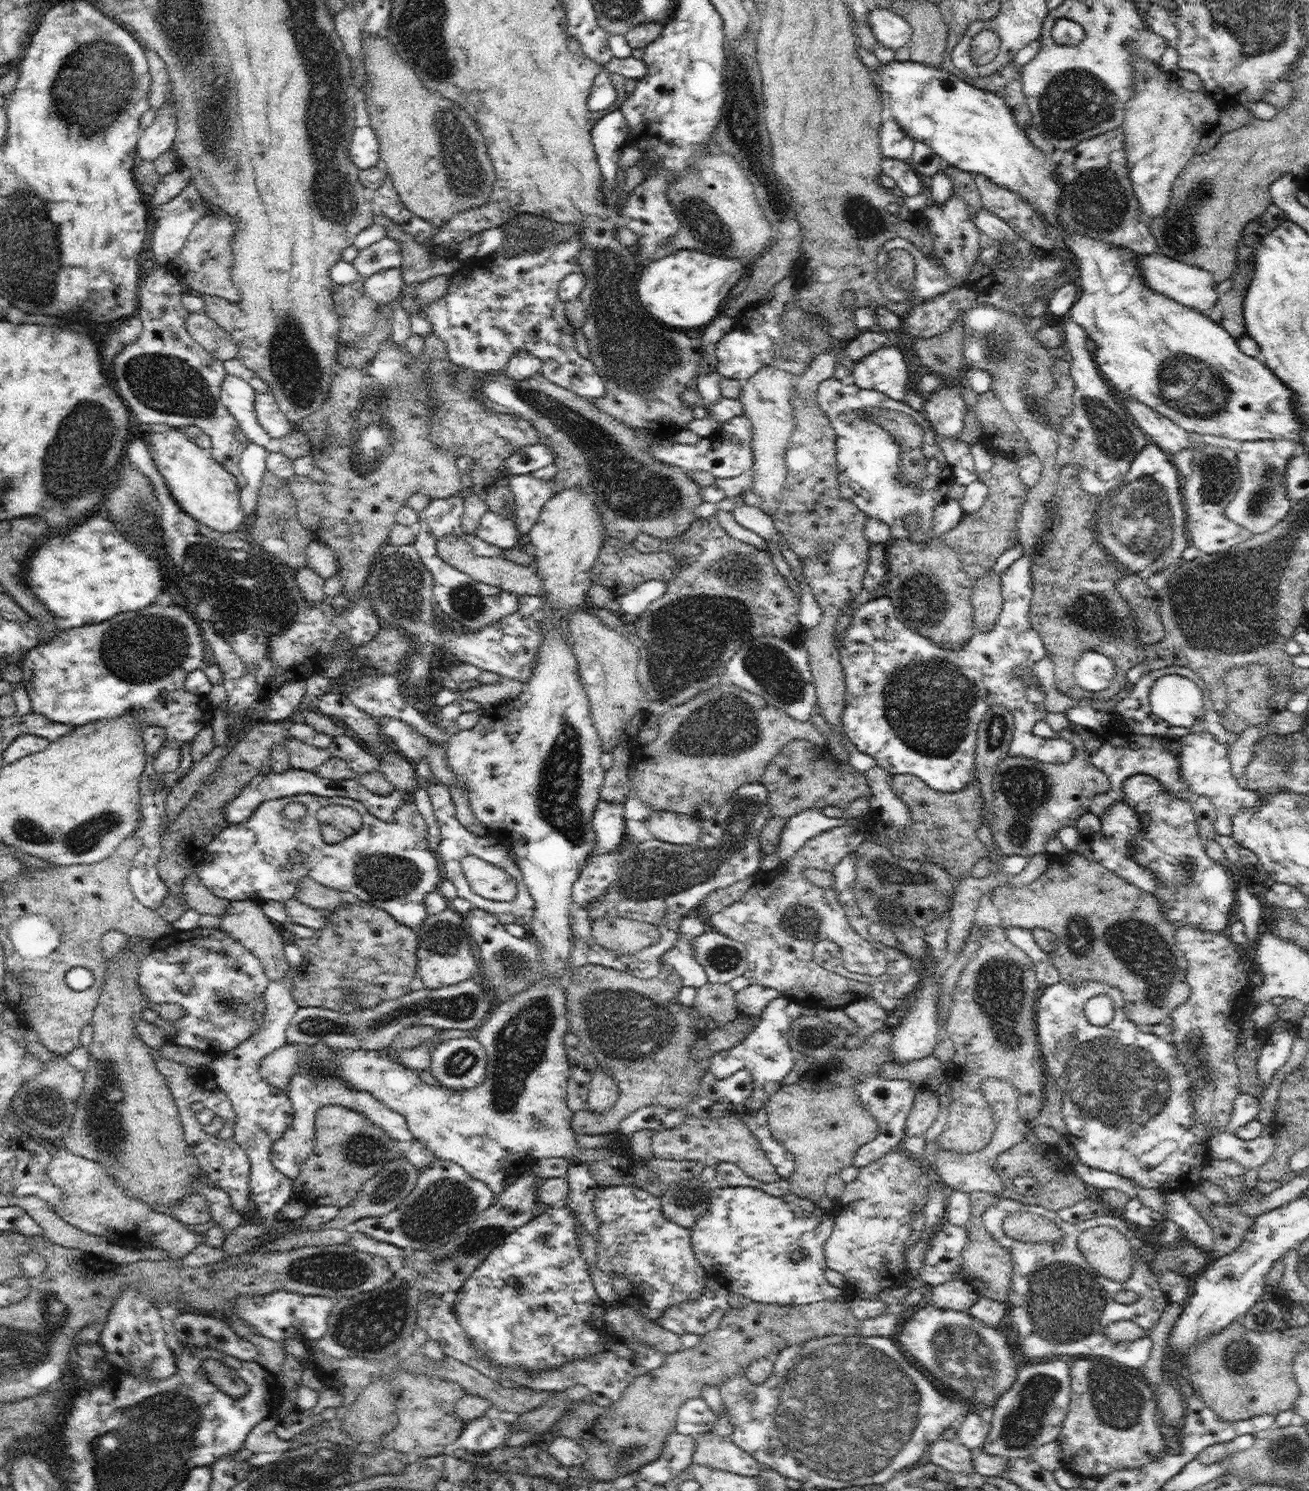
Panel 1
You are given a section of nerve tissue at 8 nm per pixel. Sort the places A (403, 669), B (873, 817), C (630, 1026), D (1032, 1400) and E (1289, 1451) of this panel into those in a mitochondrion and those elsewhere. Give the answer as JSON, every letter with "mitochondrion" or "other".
{"A":"other","B":"other","C":"mitochondrion","D":"mitochondrion","E":"mitochondrion"}

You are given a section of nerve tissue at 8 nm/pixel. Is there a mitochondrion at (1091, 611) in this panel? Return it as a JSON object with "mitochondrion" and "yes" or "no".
{"mitochondrion":"yes"}

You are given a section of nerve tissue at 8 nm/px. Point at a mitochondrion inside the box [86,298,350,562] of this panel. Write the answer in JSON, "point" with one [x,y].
{"point":[167,383]}

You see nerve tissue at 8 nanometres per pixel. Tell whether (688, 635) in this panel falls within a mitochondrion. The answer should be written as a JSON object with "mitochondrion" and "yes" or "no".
{"mitochondrion":"yes"}

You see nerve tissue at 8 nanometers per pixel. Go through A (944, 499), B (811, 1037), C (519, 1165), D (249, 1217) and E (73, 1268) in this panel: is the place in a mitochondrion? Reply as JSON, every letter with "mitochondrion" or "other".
{"A":"other","B":"mitochondrion","C":"other","D":"other","E":"other"}

